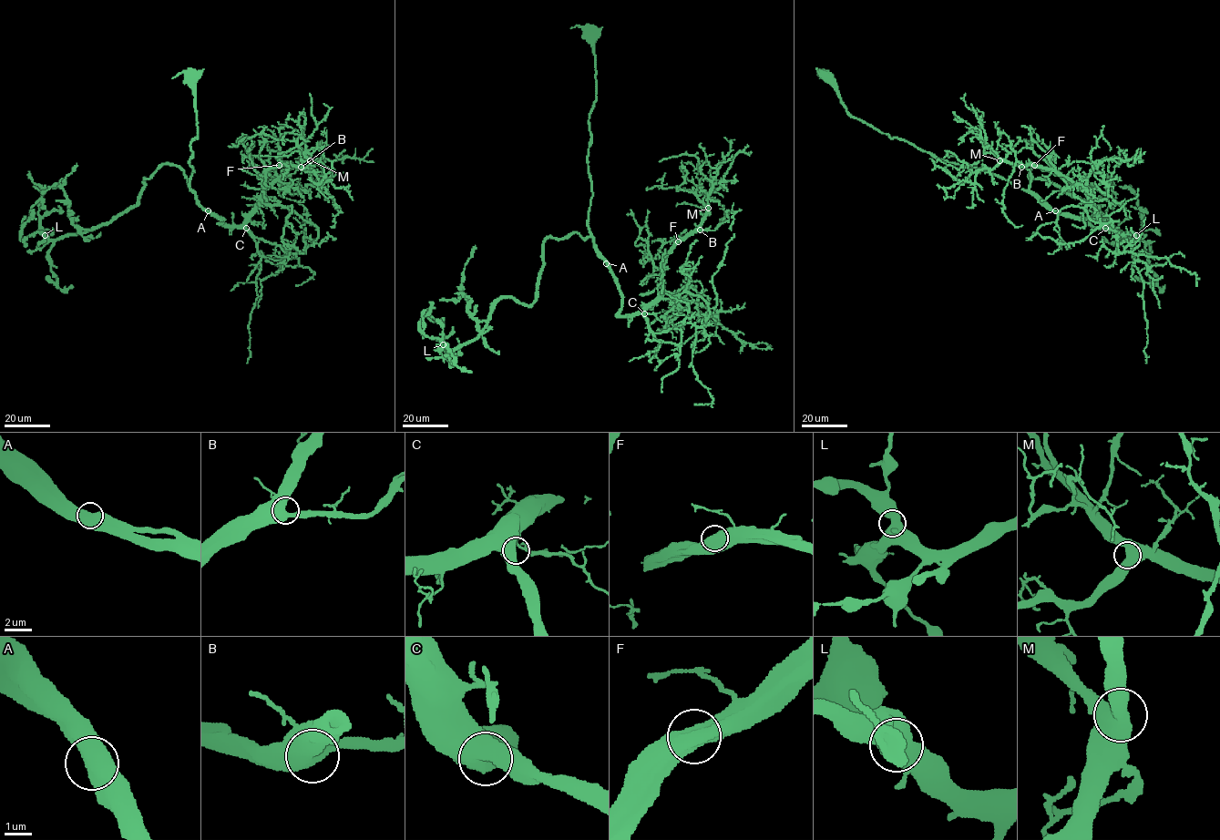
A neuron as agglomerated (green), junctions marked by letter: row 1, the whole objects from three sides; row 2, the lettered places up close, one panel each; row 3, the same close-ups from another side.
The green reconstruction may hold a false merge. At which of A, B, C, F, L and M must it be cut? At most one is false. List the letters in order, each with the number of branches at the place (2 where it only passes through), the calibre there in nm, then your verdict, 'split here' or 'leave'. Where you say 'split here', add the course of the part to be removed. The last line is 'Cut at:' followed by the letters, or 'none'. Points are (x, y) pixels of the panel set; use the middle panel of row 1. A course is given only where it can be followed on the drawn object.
A: 2 | 700 nm | leave
B: 2 | 650 nm | leave
C: 2 | 650 nm | leave
F: 2 | 700 nm | leave
L: 2 | 600 nm | leave
M: 2 | 600 nm | leave
Cut at: none

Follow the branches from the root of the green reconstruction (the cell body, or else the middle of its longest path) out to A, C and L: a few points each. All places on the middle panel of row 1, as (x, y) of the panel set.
A: (589, 35), (595, 57), (596, 101), (589, 117), (588, 166), (592, 195), (588, 227), (594, 249), (606, 263)
C: (589, 35), (596, 101), (589, 117), (592, 195), (588, 227), (621, 297), (618, 315), (644, 313)
L: (589, 35), (590, 235), (547, 238), (535, 300), (502, 297), (476, 338), (443, 344)

